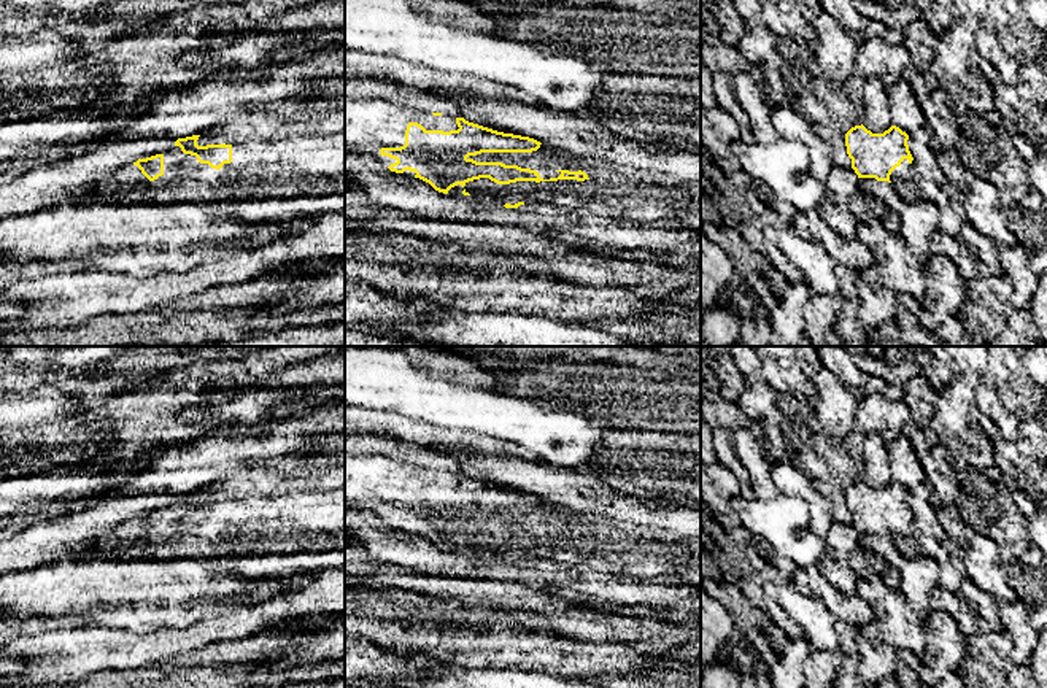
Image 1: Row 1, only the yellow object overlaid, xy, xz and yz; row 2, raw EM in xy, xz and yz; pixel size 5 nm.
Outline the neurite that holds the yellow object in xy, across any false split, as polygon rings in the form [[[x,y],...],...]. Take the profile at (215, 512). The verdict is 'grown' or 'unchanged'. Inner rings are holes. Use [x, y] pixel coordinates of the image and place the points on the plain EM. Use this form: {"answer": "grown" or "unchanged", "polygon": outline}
{"answer": "grown", "polygon": [[[345,488],[292,491],[281,497],[256,496],[240,501],[207,501],[199,502],[200,491],[178,494],[175,504],[165,510],[138,515],[126,521],[119,529],[119,545],[108,550],[105,545],[95,551],[102,559],[130,558],[224,558],[254,556],[280,553],[305,553],[345,550]]]}

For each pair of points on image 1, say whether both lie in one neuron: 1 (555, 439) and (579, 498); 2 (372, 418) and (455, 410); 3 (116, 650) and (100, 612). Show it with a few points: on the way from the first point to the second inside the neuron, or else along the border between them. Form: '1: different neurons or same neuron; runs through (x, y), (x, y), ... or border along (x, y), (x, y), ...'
1: different neurons; border along (579, 466), (558, 469)
2: different neurons; border along (366, 409), (393, 410), (437, 428)
3: different neurons; border along (83, 623), (104, 623), (113, 628)

